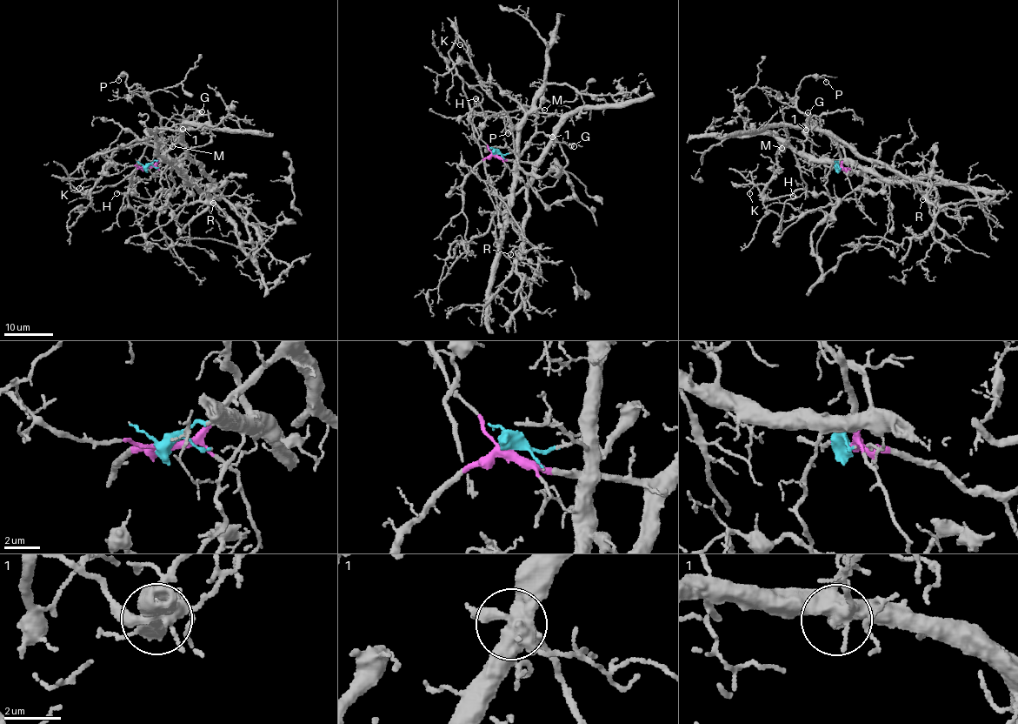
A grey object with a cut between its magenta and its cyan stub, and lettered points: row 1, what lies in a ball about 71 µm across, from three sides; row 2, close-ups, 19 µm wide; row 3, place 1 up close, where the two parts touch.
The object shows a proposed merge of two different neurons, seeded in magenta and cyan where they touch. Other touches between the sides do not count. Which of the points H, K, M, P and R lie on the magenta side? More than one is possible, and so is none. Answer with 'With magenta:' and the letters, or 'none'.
With magenta: R

